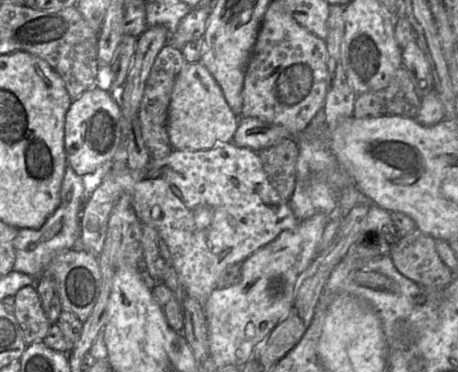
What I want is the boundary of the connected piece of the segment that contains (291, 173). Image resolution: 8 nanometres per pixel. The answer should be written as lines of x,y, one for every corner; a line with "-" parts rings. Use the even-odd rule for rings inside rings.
283,139
258,154
270,183
285,200
290,201
297,182
297,140

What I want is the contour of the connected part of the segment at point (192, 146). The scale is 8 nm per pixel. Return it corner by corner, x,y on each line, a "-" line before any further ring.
201,62
186,63
175,79
168,108
167,131
173,150
209,150
232,142
239,121
208,69

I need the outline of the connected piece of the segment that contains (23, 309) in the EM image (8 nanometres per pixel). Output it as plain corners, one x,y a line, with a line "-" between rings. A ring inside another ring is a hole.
34,286
21,288
16,295
15,316
27,345
43,342
51,323
47,318

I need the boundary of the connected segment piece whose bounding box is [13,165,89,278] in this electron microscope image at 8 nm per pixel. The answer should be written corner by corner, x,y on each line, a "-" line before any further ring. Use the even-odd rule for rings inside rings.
67,165
60,189
60,203
54,213
40,229
18,229
14,239
13,271
36,278
58,254
70,249
83,249
80,244
80,219
87,196
82,177

